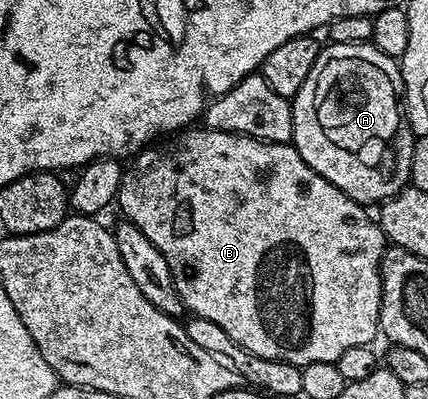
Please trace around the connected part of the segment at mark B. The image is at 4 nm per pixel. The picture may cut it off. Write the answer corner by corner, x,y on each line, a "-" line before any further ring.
190,127
142,149
129,163
121,174
116,204
121,205
125,212
122,214
127,220
135,223
135,227
139,227
139,231
143,231
143,235
147,235
147,239
151,239
151,243
163,251
163,259
167,259
167,267
171,267
181,301
192,316
211,319
215,327
223,327
223,331
227,331
227,335
231,335
231,339
251,355
302,367
324,361
336,362
339,355
351,347
374,344
373,340
379,337
381,328
381,260
387,248
385,233
380,224
374,218
372,221
365,214
368,212
353,201
350,194
344,193
314,171
292,143
280,145
244,137
242,133

